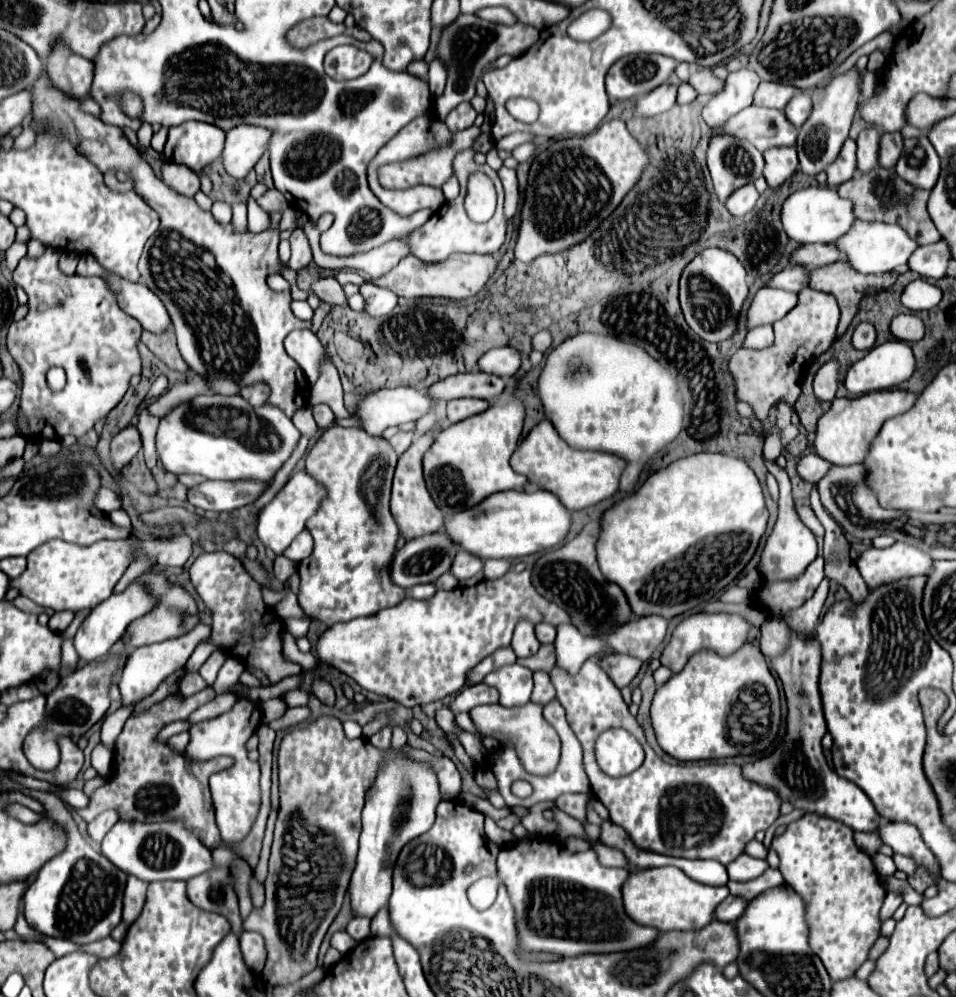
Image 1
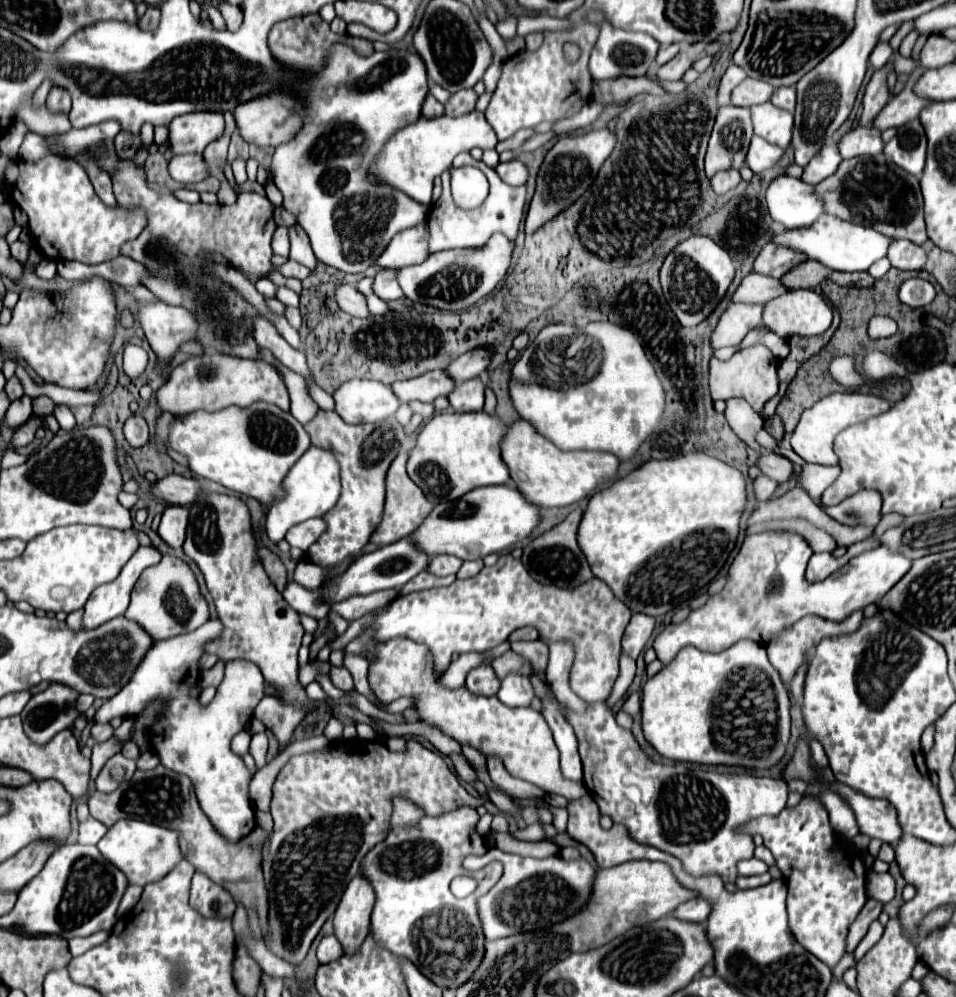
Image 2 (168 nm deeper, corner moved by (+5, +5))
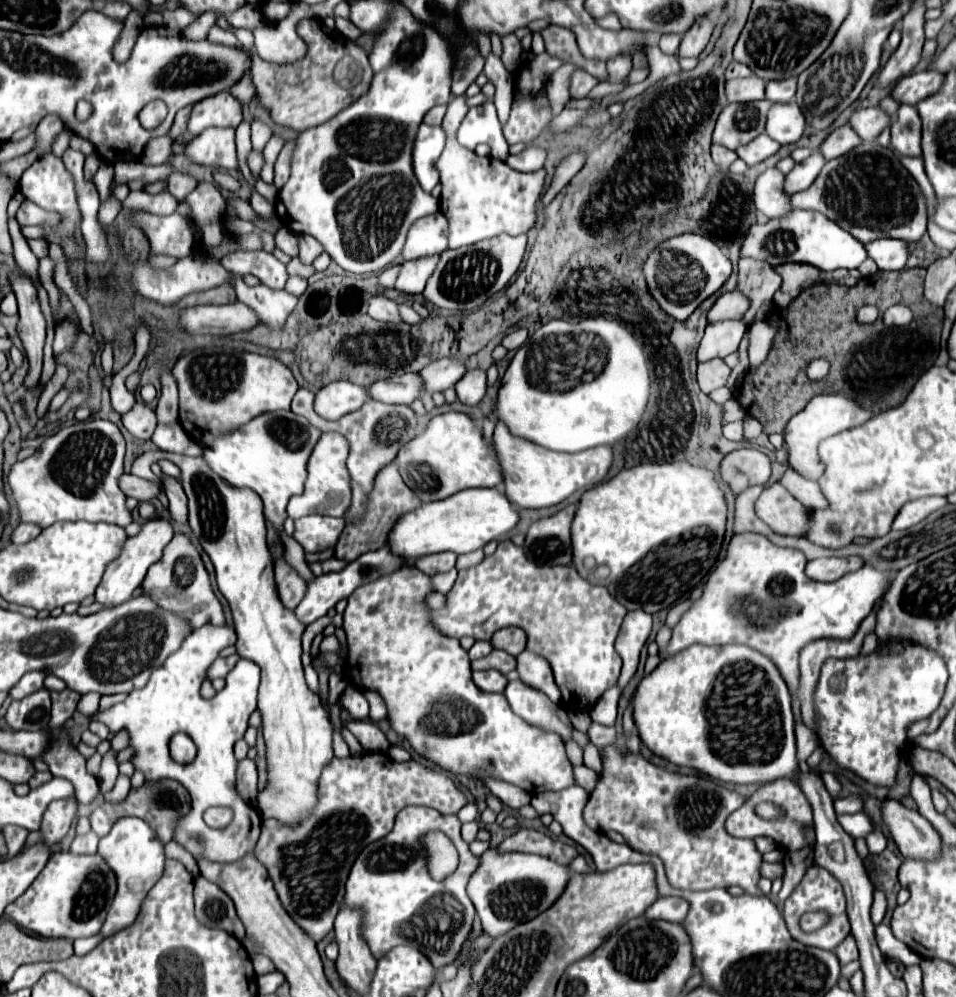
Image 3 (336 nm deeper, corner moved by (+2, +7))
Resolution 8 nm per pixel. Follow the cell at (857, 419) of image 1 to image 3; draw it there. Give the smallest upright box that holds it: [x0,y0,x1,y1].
[784,394,872,478]

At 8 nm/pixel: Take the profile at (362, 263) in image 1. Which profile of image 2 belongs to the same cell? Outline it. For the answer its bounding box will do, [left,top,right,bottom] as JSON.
[375,224,429,268]

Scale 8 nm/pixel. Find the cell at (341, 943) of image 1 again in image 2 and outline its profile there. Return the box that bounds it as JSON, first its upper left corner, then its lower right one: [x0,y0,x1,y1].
[317,934,343,964]

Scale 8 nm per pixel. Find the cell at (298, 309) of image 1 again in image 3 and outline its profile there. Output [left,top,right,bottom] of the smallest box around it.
[286,276,306,294]

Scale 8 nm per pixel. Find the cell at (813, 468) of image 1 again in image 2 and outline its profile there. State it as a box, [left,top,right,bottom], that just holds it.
[757,452,795,482]

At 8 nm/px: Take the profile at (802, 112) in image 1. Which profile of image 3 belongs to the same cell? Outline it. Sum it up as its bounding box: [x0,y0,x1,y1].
[766,78,796,102]

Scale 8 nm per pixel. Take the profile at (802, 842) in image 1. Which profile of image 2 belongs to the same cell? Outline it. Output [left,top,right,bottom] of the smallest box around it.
[741,796,867,970]

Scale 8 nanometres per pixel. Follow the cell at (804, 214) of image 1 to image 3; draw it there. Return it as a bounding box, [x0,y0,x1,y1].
[754,168,790,218]

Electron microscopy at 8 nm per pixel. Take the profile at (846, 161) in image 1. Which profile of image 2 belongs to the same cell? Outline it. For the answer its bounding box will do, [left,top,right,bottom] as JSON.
[801,144,843,184]

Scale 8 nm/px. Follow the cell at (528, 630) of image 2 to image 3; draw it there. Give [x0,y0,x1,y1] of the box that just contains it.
[490,628,526,656]

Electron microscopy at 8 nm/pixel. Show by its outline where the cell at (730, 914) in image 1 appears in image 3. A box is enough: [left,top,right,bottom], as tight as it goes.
[644,898,688,922]

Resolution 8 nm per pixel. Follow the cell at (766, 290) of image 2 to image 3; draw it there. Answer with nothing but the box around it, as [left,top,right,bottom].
[708,290,746,324]

